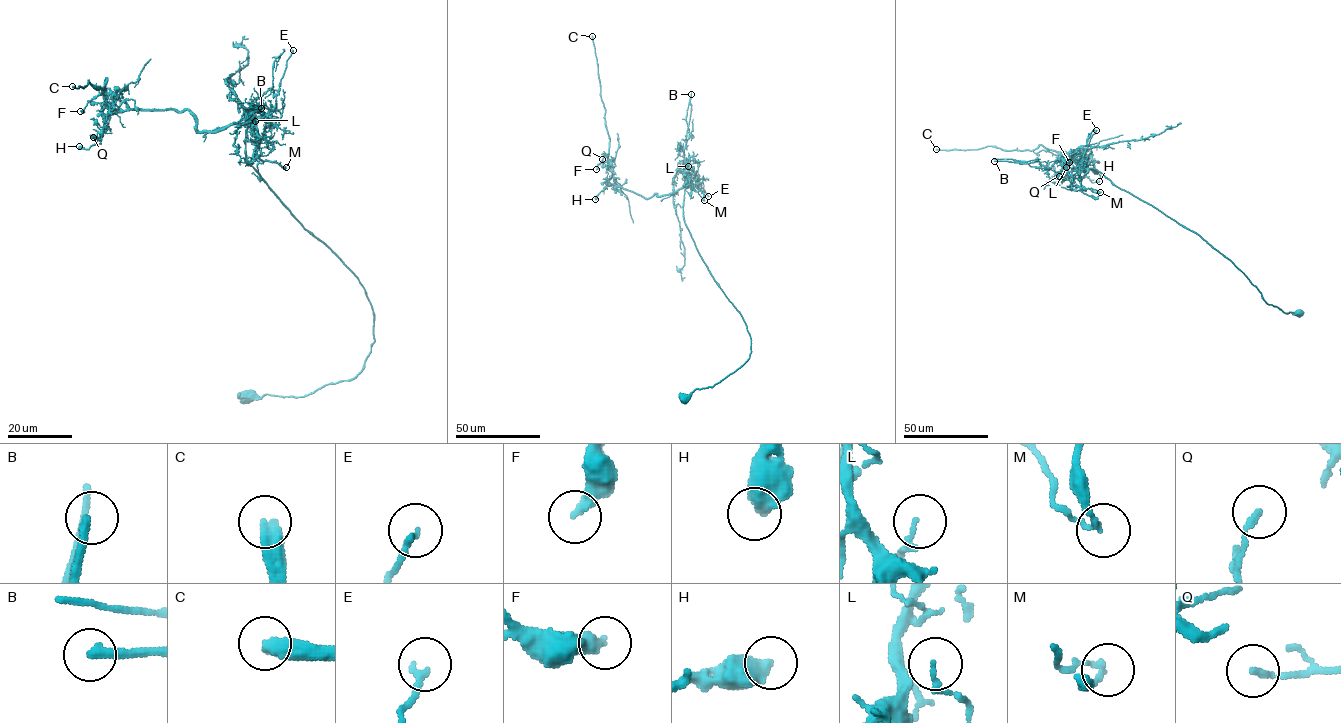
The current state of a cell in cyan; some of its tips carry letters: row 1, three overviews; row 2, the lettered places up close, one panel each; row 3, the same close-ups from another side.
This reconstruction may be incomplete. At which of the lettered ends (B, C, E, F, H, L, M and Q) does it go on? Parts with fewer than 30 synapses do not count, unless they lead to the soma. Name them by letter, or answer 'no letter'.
C

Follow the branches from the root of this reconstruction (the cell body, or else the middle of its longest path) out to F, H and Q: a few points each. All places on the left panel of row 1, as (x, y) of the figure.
F: (249, 396), (351, 380), (374, 340), (364, 287), (248, 162), (249, 121), (105, 114), (103, 93), (80, 111)
H: (249, 396), (361, 370), (359, 280), (248, 162), (249, 121), (127, 109), (79, 146)
Q: (249, 396), (351, 380), (374, 340), (364, 287), (248, 162), (249, 121), (108, 107), (93, 137)

